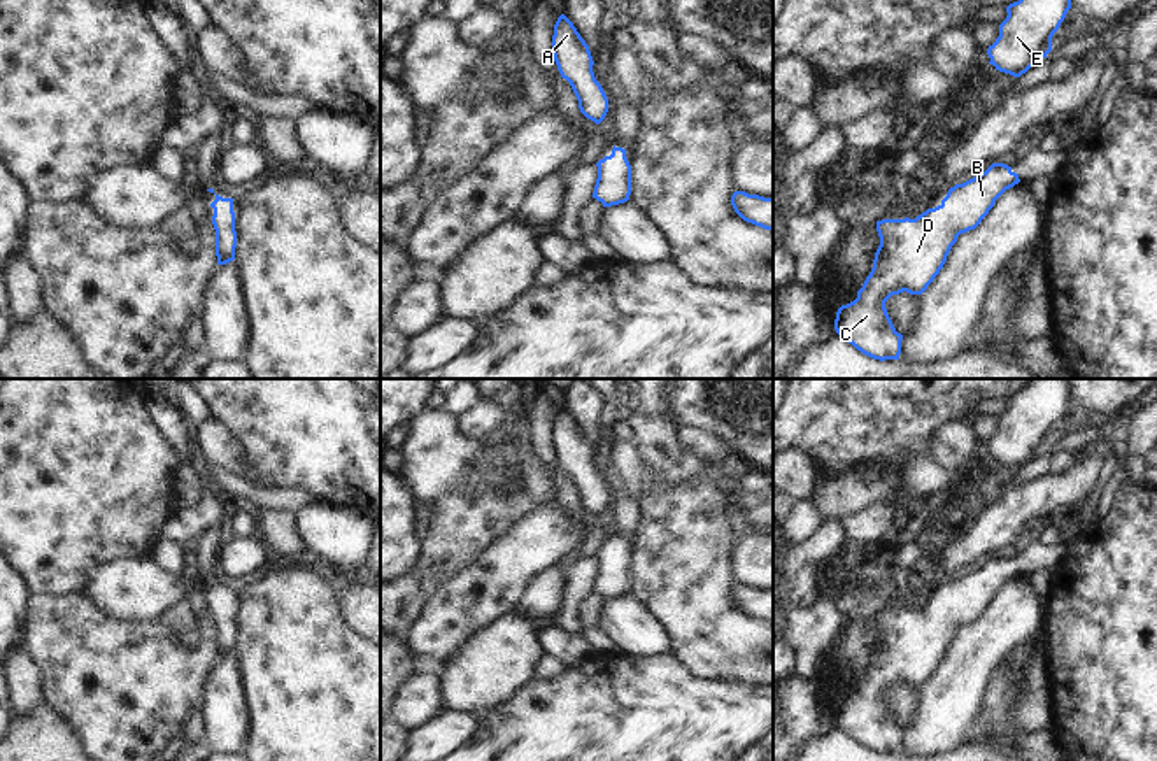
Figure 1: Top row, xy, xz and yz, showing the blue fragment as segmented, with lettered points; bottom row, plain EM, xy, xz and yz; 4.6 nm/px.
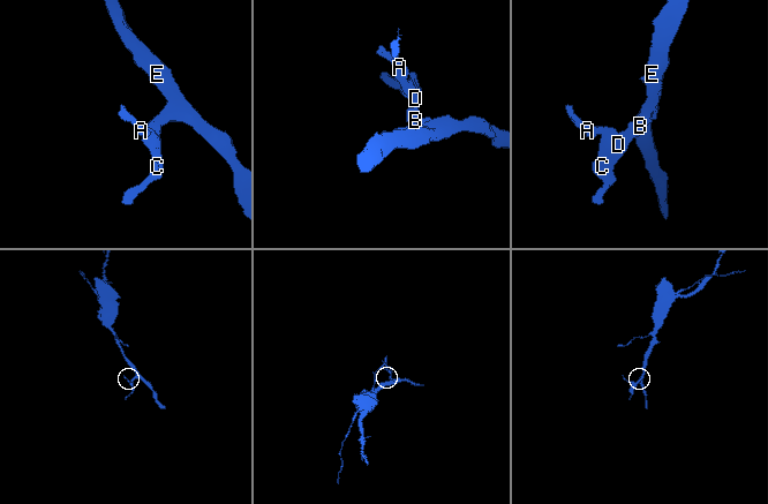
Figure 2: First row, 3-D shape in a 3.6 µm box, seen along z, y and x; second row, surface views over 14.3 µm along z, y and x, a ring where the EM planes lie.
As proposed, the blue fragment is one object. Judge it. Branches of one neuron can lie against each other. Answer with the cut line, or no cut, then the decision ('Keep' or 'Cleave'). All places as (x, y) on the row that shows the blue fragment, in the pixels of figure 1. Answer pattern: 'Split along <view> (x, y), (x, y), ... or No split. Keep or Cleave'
No split. Keep

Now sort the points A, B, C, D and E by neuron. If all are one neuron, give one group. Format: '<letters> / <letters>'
A B C D E

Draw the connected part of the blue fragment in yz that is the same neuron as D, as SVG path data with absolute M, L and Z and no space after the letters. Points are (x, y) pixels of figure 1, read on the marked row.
M992 163L985 172L950 188L938 207L927 209L915 219L877 221L880 245L875 252L873 268L857 291L857 298L838 309L834 319L836 333L873 359L899 359L903 335L896 331L885 302L903 291L922 295L943 268L957 237L975 230L994 207L996 200L1019 182L1019 174L1011 167Z

